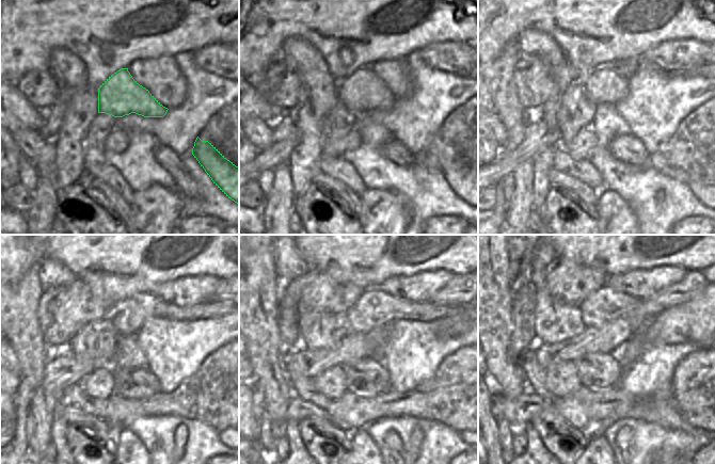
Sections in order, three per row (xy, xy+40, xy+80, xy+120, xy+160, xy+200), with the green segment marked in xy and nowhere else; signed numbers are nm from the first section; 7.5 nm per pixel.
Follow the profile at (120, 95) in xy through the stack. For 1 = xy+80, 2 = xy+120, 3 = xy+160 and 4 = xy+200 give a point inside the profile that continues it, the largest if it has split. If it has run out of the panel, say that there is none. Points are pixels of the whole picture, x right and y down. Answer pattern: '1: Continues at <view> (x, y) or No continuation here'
1: Continues at xy+80 (602, 85)
2: Continues at xy+120 (126, 322)
3: Continues at xy+160 (360, 321)
4: Continues at xy+200 (591, 317)

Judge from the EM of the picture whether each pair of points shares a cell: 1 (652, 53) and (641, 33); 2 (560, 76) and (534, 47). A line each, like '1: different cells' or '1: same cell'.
1: different cells
2: same cell

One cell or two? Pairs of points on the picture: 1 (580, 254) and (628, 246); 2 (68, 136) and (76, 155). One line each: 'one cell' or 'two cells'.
1: one cell
2: one cell

